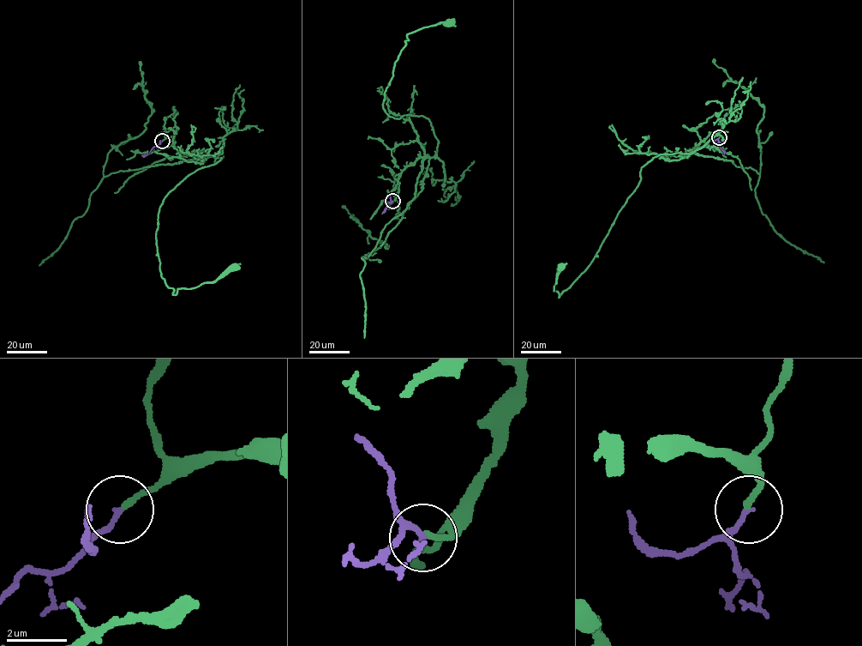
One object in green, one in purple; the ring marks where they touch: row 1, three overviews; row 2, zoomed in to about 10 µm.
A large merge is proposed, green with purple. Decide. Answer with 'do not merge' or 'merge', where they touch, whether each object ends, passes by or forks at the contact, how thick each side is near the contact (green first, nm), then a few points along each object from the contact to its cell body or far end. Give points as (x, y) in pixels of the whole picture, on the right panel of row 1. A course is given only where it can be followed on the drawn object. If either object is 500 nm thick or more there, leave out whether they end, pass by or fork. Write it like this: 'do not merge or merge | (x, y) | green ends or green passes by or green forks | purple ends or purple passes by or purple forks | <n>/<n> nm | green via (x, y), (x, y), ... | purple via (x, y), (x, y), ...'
merge | (719, 137) | green ends | purple ends | 190/170 nm | green via (719, 137), (711, 133), (689, 156), (659, 154), (643, 166), (596, 255), (559, 297), (553, 291), (561, 268) | purple via (719, 137), (719, 147), (725, 153)

